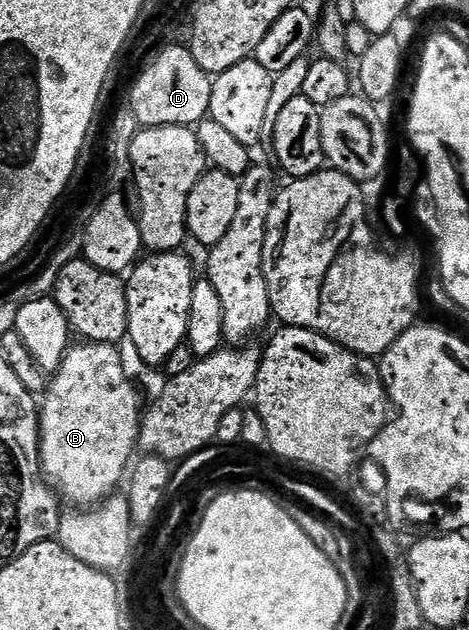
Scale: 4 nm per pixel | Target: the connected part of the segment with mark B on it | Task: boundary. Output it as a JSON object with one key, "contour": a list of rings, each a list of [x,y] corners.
{"contour":[[[72,344],[41,397],[39,454],[43,460],[43,476],[64,502],[72,501],[77,505],[75,507],[95,507],[106,501],[120,488],[137,453],[141,420],[139,393],[127,378],[127,369],[119,351],[114,345]]]}

